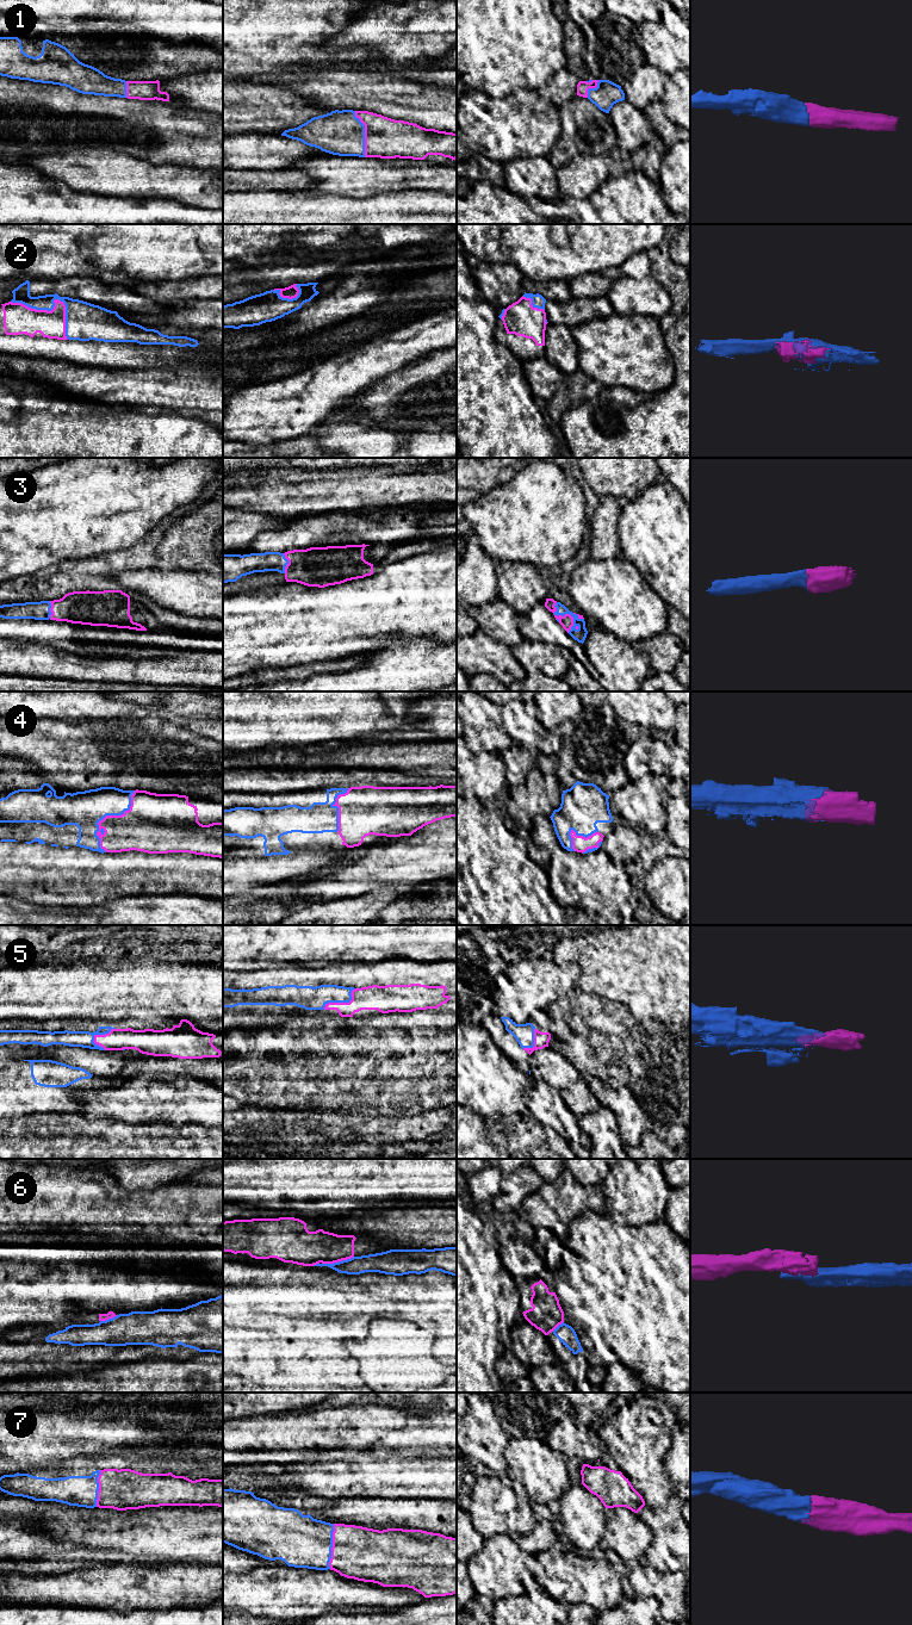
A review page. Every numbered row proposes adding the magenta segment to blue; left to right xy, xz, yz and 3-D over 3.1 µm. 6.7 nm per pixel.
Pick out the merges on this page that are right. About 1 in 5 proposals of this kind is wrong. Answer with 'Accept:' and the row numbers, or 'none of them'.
Accept: 1, 2, 3, 4, 5, 7

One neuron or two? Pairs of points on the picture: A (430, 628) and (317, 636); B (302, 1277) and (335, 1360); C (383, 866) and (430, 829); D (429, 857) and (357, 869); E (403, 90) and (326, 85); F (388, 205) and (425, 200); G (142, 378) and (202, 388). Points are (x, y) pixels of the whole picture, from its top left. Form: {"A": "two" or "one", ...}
{"A": "one", "B": "two", "C": "one", "D": "one", "E": "one", "F": "one", "G": "one"}

